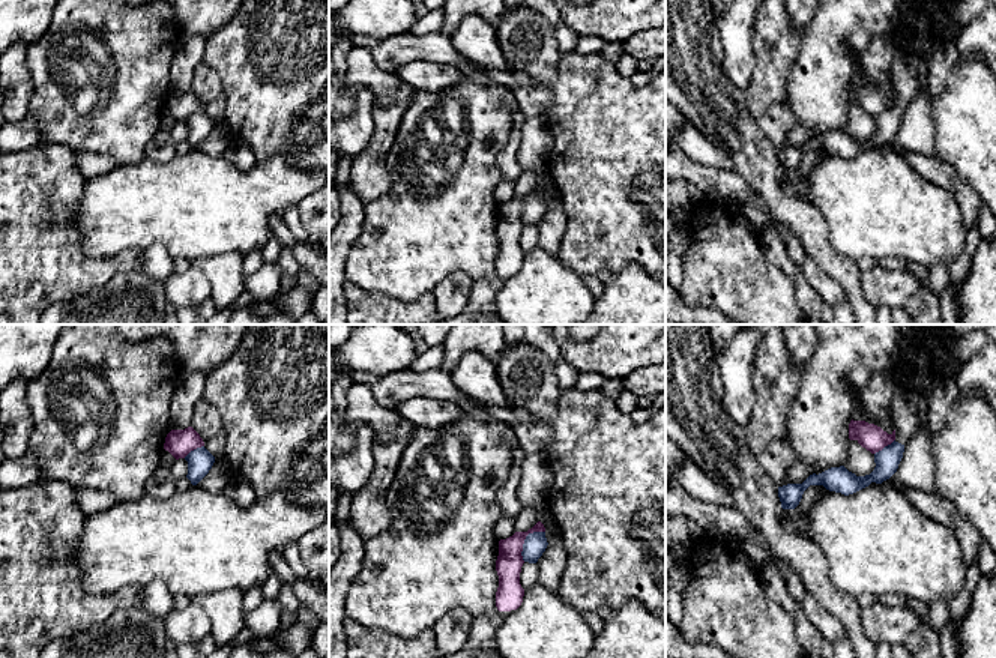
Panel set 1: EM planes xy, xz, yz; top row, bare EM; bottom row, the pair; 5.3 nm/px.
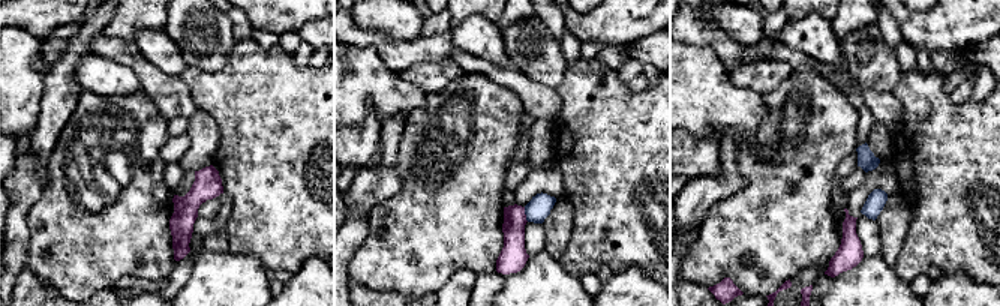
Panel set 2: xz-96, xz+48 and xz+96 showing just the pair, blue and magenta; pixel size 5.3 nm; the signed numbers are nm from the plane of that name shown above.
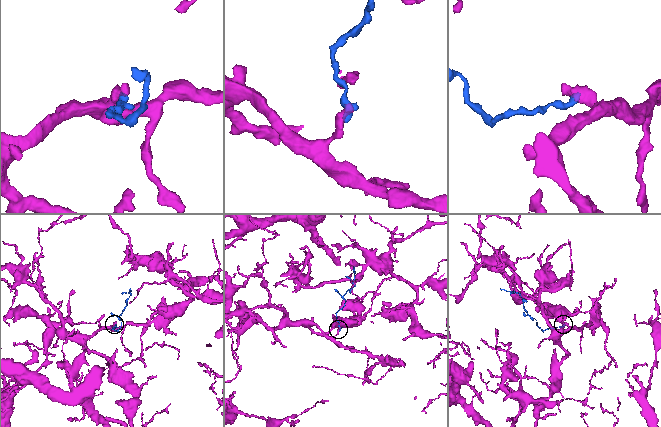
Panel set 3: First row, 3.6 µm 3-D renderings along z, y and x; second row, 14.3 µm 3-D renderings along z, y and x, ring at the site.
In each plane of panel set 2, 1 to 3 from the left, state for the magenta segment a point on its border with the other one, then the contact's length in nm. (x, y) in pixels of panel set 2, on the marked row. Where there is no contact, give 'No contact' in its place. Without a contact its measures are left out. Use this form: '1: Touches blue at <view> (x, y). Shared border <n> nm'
1: No contact
2: Touches blue at xz+48 (525, 213). Shared border 80 nm
3: No contact

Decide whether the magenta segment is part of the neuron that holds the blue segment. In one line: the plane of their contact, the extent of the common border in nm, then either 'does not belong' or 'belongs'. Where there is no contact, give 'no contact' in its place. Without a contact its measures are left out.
contact in xz; length 200 nm; does not belong

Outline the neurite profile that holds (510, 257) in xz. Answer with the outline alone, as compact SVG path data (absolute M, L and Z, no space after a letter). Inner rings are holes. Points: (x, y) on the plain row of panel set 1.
M538 185L527 195L515 195L512 200L499 204L496 224L499 239L496 270L499 275L517 273L523 266L524 252L520 248L520 236L524 224L521 215L526 200L533 195L545 195L544 188Z

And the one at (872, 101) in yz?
M850 84L849 102L856 104L862 111L876 117L895 104L895 93L888 98L880 90L865 84Z

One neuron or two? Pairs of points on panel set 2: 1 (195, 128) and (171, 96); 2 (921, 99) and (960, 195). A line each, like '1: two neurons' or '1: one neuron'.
1: two neurons
2: one neuron

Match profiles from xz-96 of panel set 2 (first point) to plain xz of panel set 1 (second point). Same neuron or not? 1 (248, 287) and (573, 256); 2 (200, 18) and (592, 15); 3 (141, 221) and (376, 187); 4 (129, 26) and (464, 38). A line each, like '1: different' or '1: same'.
1: different
2: different
3: different
4: different

